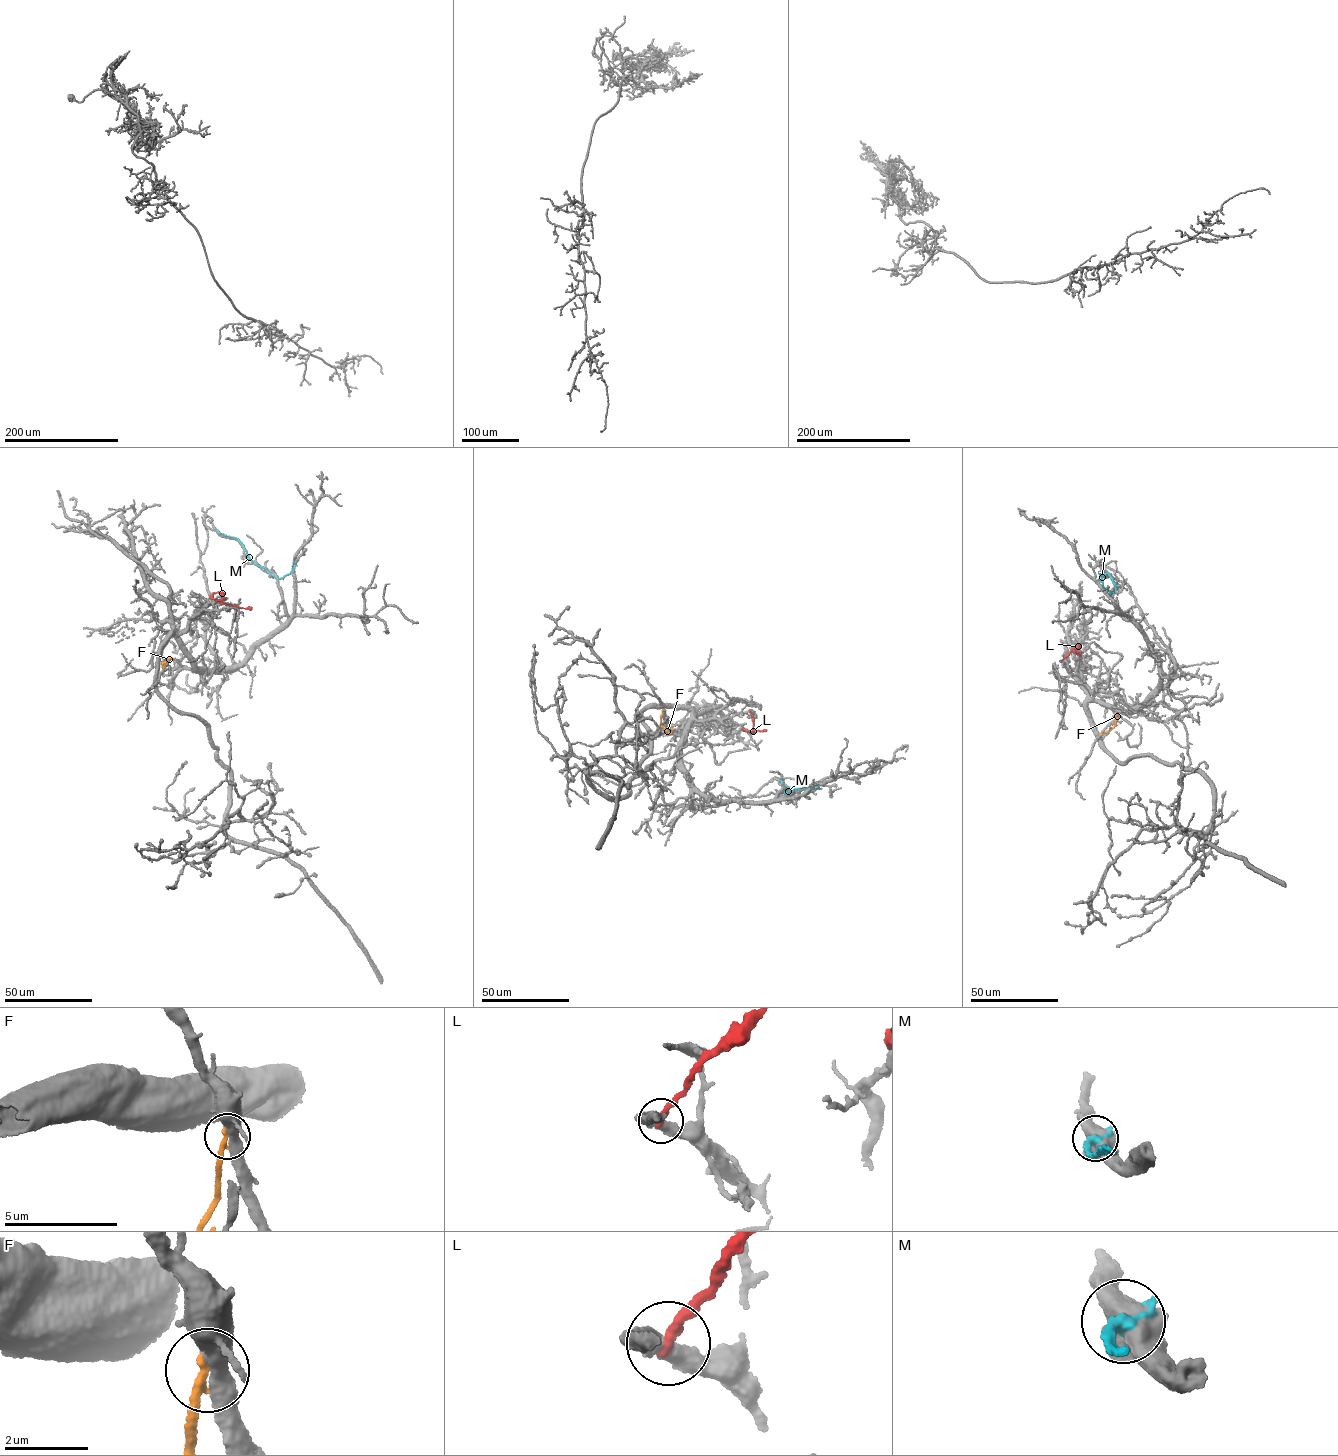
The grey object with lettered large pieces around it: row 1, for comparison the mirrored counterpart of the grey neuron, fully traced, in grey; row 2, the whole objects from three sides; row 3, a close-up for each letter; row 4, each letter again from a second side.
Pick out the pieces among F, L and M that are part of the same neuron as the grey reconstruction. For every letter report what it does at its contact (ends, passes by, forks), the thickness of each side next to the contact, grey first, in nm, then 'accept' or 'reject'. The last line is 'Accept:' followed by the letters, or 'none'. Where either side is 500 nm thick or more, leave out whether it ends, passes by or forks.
F: it ends | 440/300 nm | reject
L: it ends | 440/260 nm | reject
M: 600/300 nm | reject
Accept: none

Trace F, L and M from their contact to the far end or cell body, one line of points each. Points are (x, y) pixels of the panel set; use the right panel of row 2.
F: (1100, 735), (1115, 725), (1118, 715), (1112, 716)
L: (1062, 661), (1079, 645), (1080, 655), (1073, 650)
M: (1103, 575), (1108, 573), (1117, 587), (1110, 595), (1098, 572)

